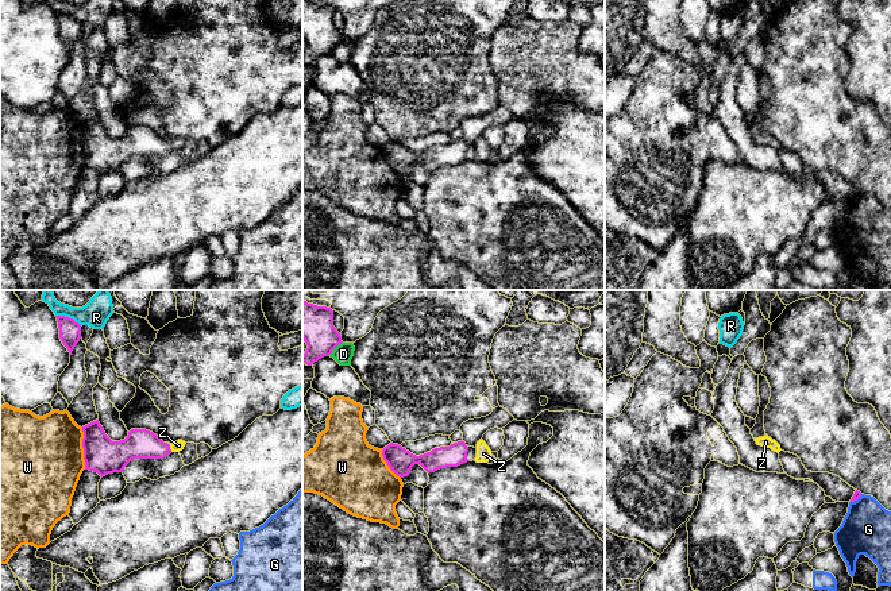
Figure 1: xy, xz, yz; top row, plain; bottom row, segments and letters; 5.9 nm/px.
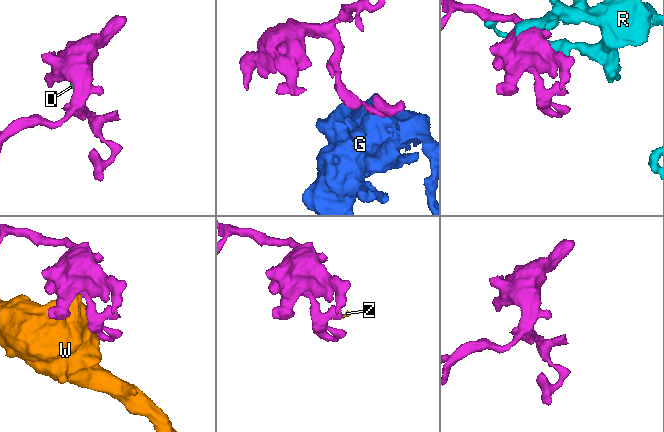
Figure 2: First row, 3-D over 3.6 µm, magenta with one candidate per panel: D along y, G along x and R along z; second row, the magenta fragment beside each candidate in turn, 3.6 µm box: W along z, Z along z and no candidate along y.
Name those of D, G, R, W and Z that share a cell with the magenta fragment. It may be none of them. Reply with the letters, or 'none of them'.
Z

